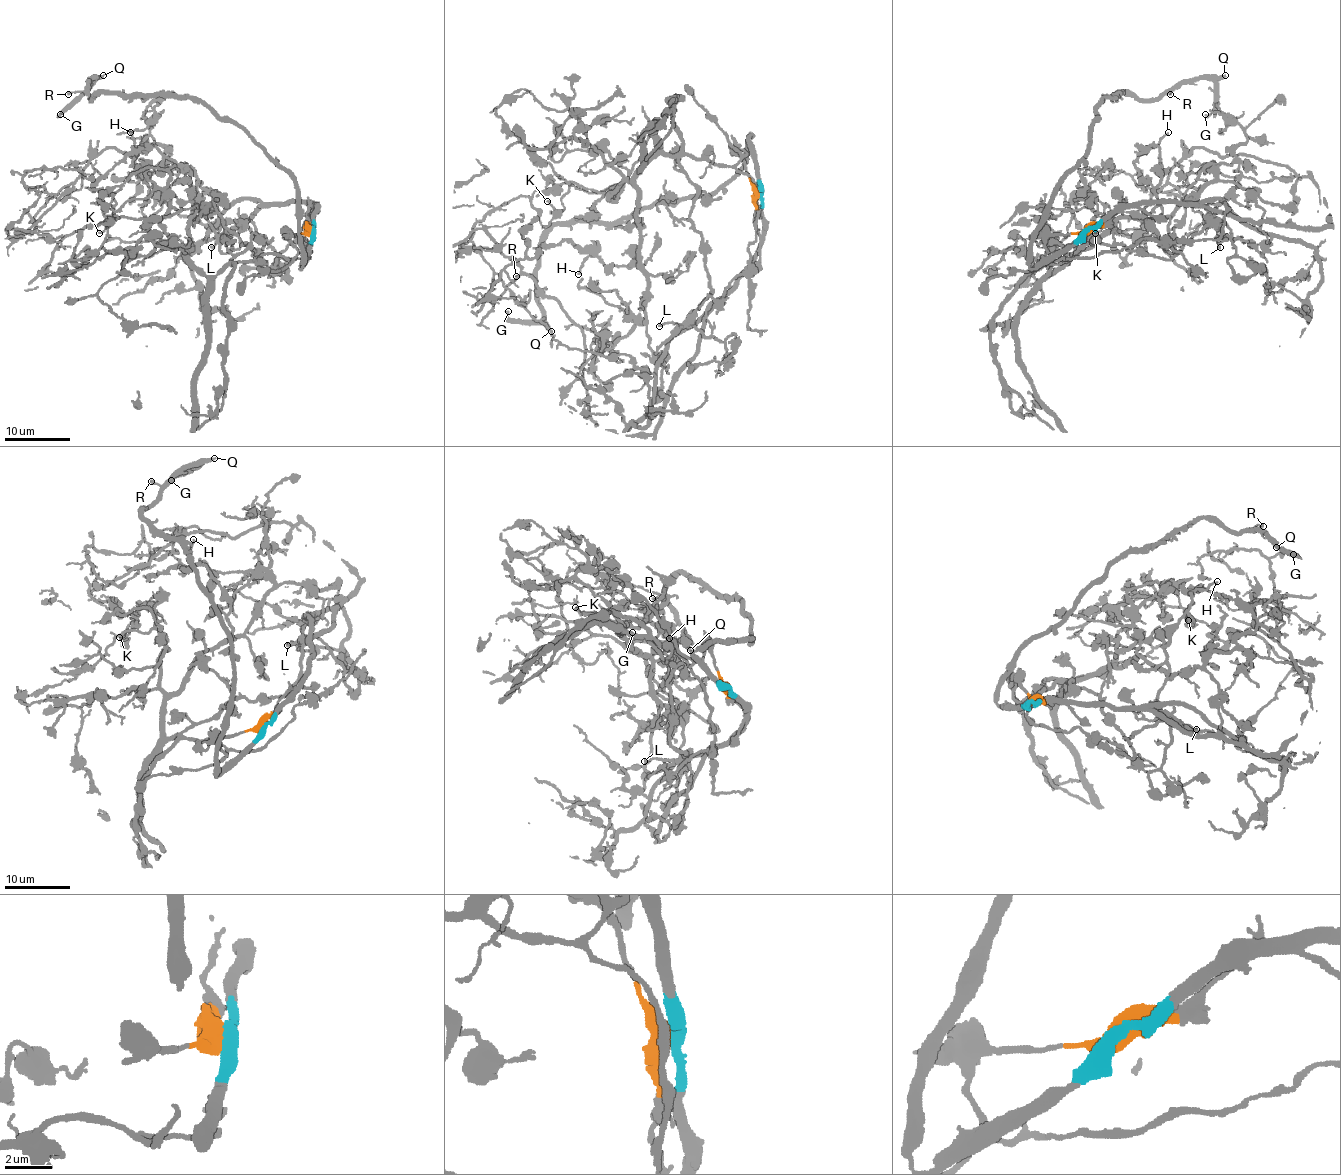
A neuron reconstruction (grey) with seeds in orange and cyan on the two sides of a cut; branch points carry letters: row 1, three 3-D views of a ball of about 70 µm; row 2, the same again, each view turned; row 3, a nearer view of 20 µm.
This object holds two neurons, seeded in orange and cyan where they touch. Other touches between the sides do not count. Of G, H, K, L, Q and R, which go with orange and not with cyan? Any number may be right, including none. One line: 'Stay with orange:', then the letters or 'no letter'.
Stay with orange: H, K, L

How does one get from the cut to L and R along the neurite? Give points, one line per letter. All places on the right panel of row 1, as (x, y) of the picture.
L: (1087, 230), (1051, 235), (1047, 253), (1060, 256), (1049, 261), (1093, 243), (1170, 259), (1214, 225), (1220, 248)
R: (1087, 230), (1029, 267), (1033, 231), (1057, 183), (1083, 156), (1095, 109), (1116, 95), (1139, 99), (1170, 95)

